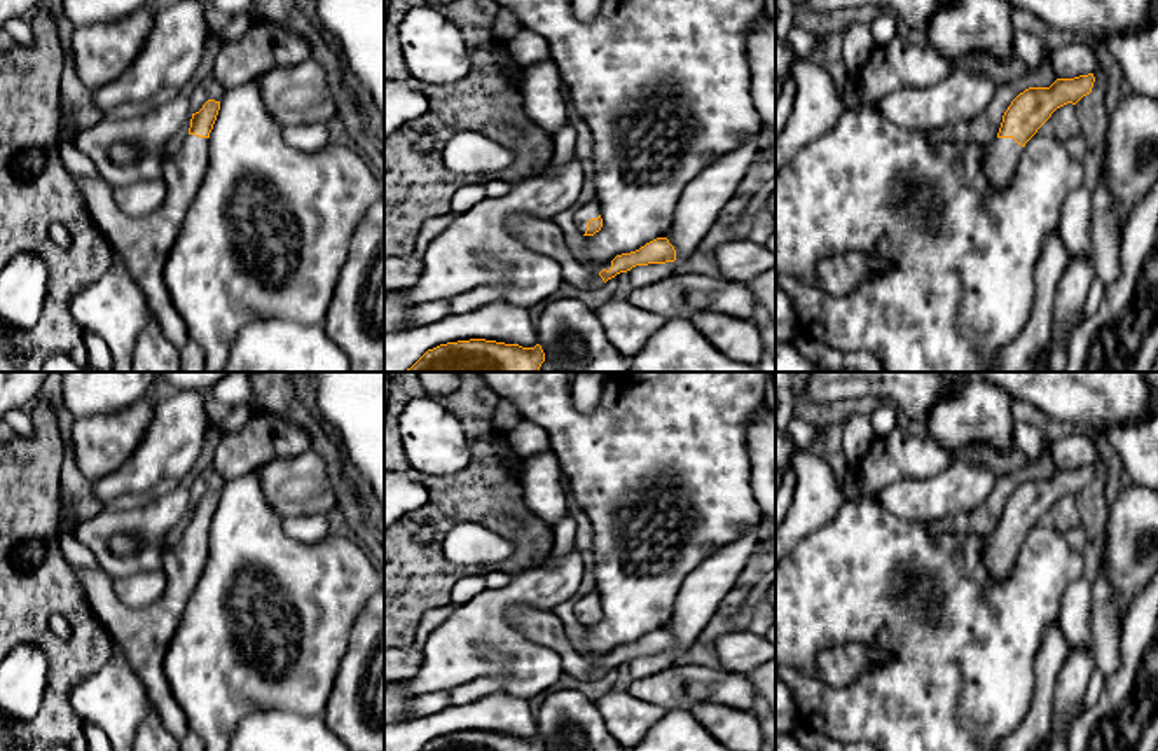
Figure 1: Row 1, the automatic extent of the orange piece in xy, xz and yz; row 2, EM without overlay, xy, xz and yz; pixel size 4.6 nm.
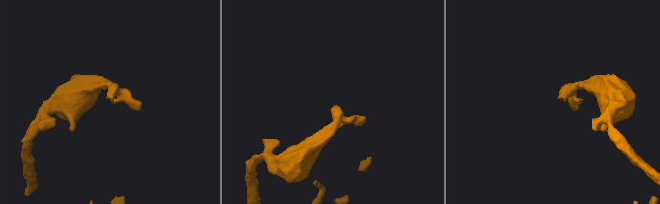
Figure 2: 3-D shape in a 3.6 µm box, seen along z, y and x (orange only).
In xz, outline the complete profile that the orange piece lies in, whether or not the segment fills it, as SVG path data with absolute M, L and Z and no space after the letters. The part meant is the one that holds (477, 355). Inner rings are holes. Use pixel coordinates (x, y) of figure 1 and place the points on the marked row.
M486 339L440 344L405 372L538 372L545 362L540 344L522 348Z

